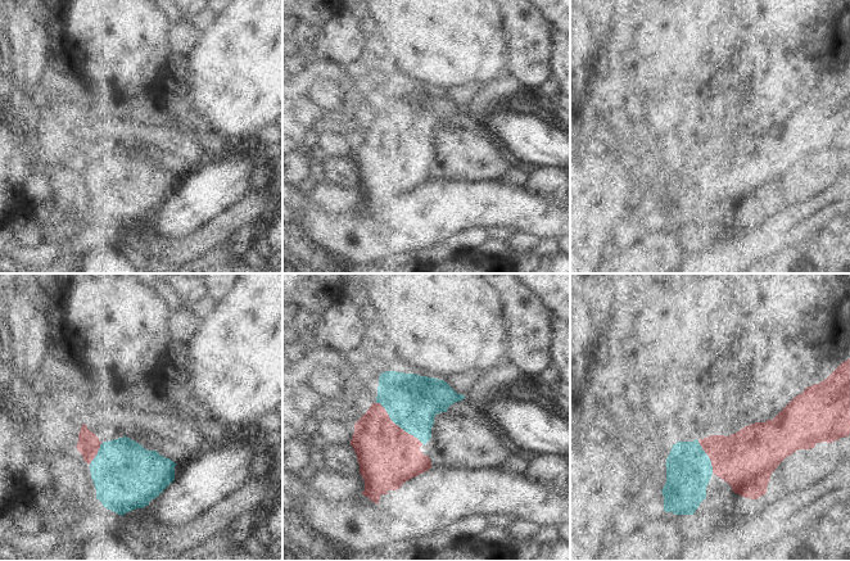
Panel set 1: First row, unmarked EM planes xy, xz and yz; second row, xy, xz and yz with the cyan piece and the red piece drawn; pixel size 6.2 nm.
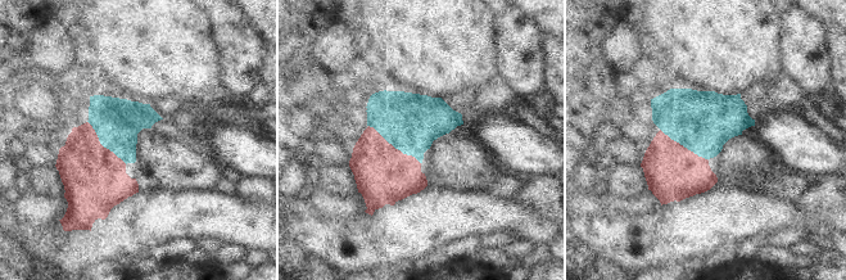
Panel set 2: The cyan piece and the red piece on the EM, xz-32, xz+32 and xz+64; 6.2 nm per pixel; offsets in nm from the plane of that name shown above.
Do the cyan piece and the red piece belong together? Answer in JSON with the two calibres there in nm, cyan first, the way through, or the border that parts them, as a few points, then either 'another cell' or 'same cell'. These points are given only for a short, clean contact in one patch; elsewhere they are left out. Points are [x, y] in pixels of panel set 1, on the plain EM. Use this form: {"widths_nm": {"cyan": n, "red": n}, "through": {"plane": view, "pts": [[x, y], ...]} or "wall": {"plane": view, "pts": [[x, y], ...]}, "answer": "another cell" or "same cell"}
{"widths_nm": {"cyan": 340, "red": 380}, "answer": "same cell"}

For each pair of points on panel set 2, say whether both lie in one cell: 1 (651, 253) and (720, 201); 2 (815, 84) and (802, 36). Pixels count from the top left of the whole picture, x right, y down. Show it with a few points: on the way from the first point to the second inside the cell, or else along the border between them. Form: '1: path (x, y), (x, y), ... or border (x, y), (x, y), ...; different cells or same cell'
1: path (668, 236), (679, 225), (696, 225), (704, 217); same cell
2: path (814, 72), (805, 58), (805, 48); same cell

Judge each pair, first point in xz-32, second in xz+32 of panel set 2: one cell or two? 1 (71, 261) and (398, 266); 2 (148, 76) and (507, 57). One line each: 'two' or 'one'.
1: two
2: two

